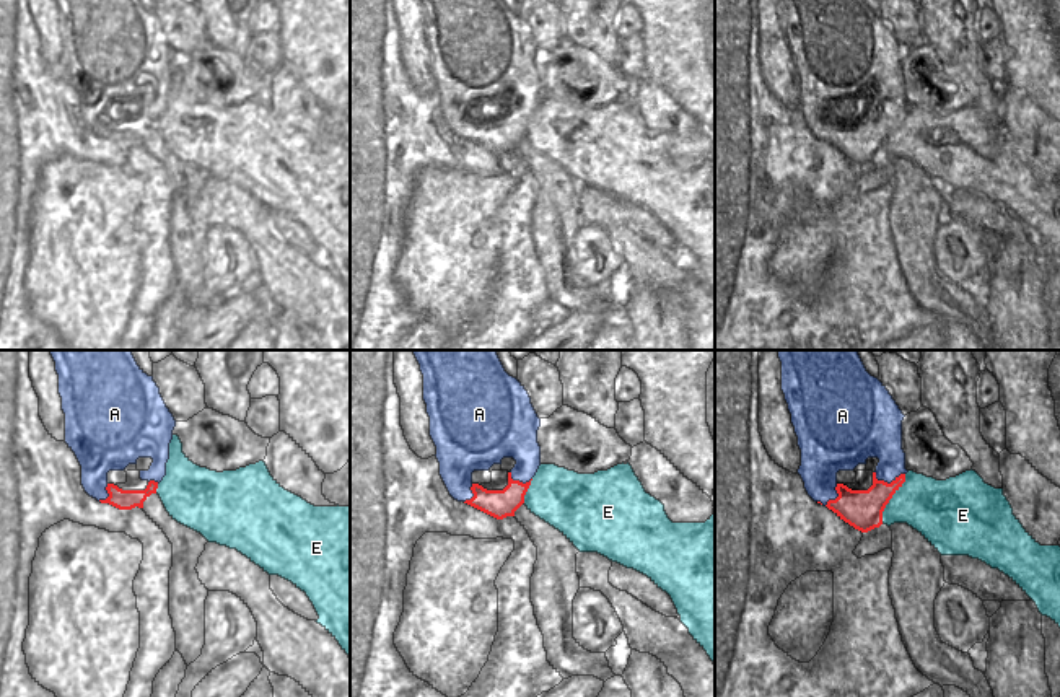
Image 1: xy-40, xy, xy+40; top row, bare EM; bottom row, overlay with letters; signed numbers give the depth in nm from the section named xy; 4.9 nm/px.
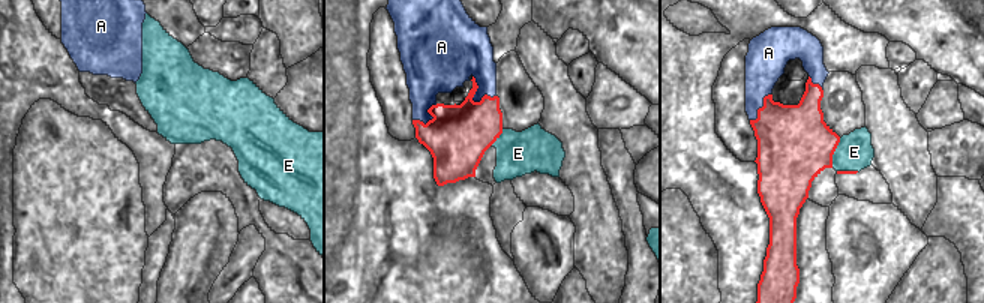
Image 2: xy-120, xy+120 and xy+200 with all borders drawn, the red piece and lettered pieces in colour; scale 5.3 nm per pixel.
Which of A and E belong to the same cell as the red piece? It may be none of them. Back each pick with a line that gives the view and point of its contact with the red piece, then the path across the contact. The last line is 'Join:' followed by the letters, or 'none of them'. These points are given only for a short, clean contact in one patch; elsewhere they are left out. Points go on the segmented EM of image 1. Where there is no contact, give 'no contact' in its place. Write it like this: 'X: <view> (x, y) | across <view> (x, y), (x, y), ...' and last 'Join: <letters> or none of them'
A: xy+40 (891, 482)
Join: A

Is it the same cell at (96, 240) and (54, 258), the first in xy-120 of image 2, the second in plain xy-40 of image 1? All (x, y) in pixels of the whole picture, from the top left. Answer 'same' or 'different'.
same

